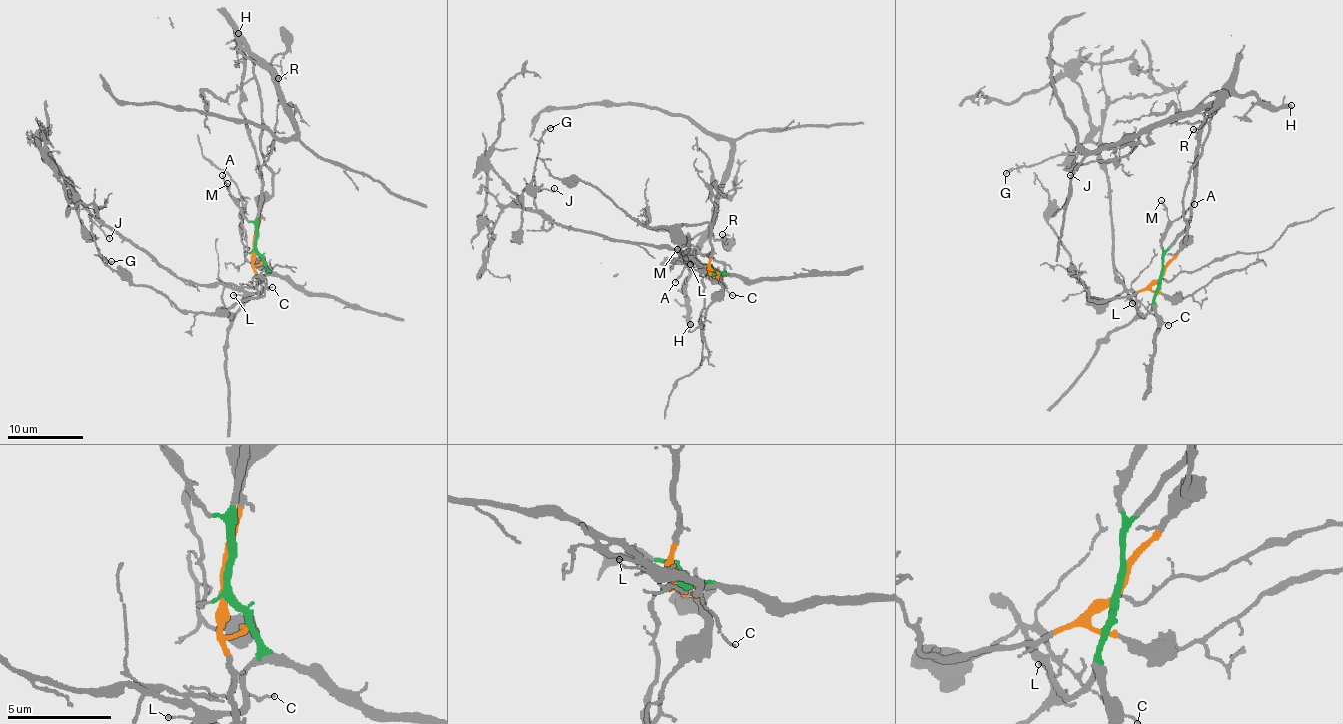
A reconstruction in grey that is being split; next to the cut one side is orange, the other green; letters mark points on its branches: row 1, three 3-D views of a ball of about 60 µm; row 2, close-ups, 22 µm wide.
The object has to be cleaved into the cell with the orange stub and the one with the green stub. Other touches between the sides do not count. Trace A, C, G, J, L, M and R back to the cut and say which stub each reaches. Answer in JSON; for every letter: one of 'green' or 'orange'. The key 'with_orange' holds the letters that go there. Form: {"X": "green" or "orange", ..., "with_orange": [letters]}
{"A": "green", "C": "green", "G": "green", "J": "green", "L": "green", "M": "green", "R": "orange", "with_orange": ["R"]}

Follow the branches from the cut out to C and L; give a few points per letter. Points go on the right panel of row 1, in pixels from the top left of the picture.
C: (1161, 275), (1152, 311), (1158, 320), (1168, 324)
L: (1161, 275), (1152, 306), (1146, 313), (1142, 315), (1132, 304)

